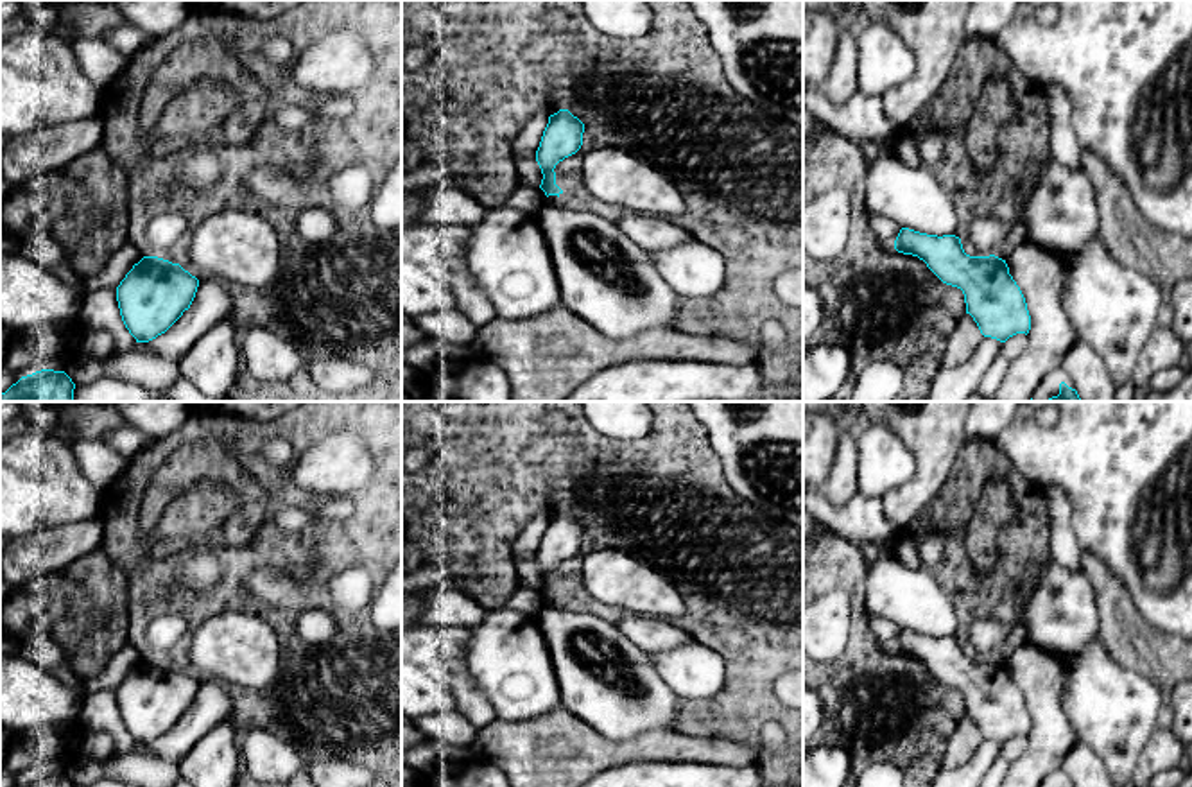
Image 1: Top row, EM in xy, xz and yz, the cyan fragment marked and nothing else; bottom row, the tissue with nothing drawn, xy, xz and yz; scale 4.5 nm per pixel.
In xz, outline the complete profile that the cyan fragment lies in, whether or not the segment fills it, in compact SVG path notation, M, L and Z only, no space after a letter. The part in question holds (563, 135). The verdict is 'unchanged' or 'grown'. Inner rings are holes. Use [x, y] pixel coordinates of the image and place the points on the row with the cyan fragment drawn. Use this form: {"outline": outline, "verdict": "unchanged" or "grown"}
{"outline": "M559 109L557 113L548 117L548 124L536 151L536 161L543 174L540 188L547 197L559 197L563 194L563 190L556 185L554 169L559 161L581 149L583 133L584 124L568 109Z", "verdict": "unchanged"}

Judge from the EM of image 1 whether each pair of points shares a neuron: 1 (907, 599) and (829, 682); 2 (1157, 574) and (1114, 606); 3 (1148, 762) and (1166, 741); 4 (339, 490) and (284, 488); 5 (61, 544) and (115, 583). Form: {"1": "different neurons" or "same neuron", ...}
{"1": "different neurons", "2": "different neurons", "3": "same neuron", "4": "different neurons", "5": "different neurons"}

